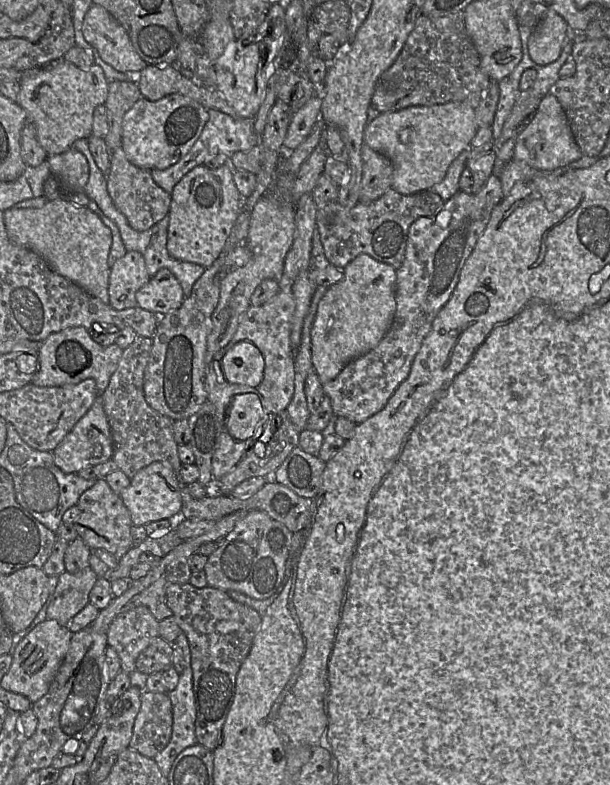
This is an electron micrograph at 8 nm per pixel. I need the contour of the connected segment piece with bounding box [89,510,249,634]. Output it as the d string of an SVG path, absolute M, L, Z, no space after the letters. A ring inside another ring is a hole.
M238 510L220 518L216 521L215 526L208 532L183 541L168 554L161 557L160 561L151 568L146 576L133 582L130 581L130 586L122 595L114 597L106 608L99 610L97 618L91 623L89 627L94 632L107 634L109 625L116 616L139 606L147 607L159 622L168 617L171 617L173 612L167 605L166 600L167 586L170 584L189 583L192 573L192 570L189 566L190 557L193 554L198 553L198 549L203 543L224 538L234 528L236 523L247 515L248 511L249 510Z

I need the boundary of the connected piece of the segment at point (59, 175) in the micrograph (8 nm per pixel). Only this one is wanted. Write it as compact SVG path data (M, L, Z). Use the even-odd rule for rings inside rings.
M72 148L47 157L51 175L68 192L83 192L89 180L89 165L85 156Z

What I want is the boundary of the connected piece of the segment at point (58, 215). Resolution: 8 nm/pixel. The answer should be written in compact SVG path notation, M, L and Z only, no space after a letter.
M56 199L40 208L5 210L3 218L8 238L13 244L36 253L56 274L109 305L108 256L112 235L111 230L96 214L68 199Z

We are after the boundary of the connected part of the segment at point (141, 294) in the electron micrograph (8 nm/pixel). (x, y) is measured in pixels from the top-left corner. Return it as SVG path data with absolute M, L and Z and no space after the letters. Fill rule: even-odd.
M162 268L136 292L135 298L138 307L160 317L180 308L185 296L174 274Z

